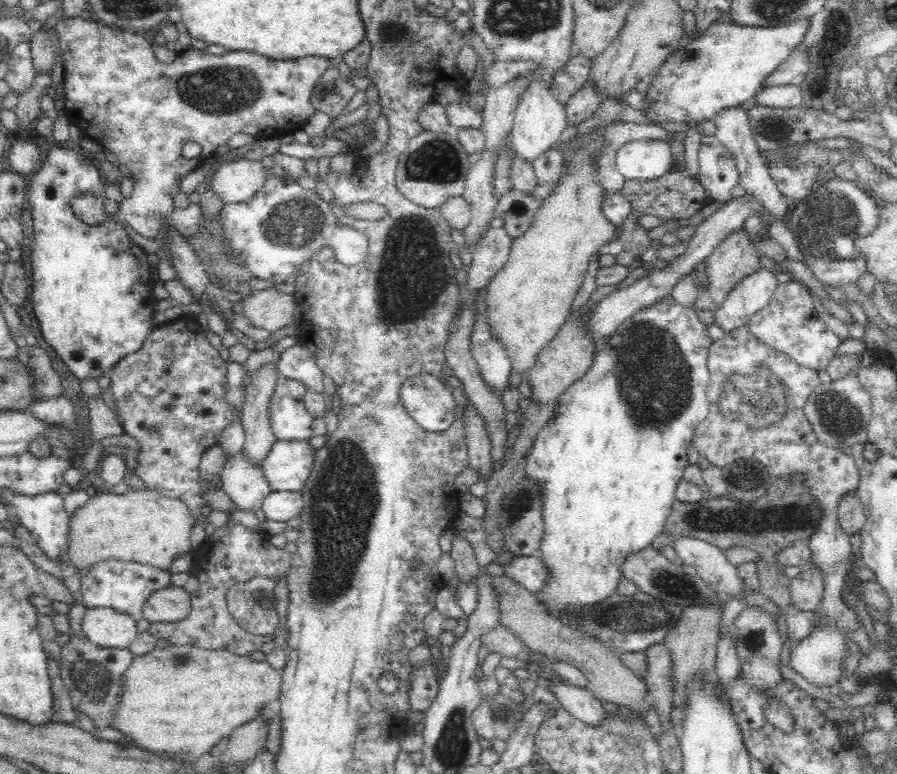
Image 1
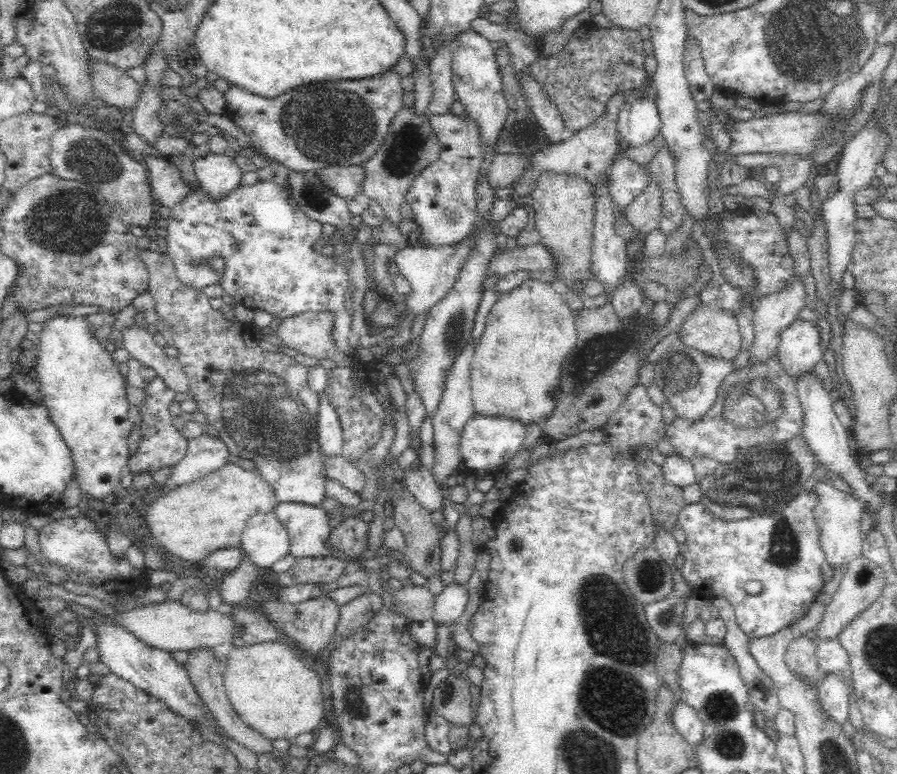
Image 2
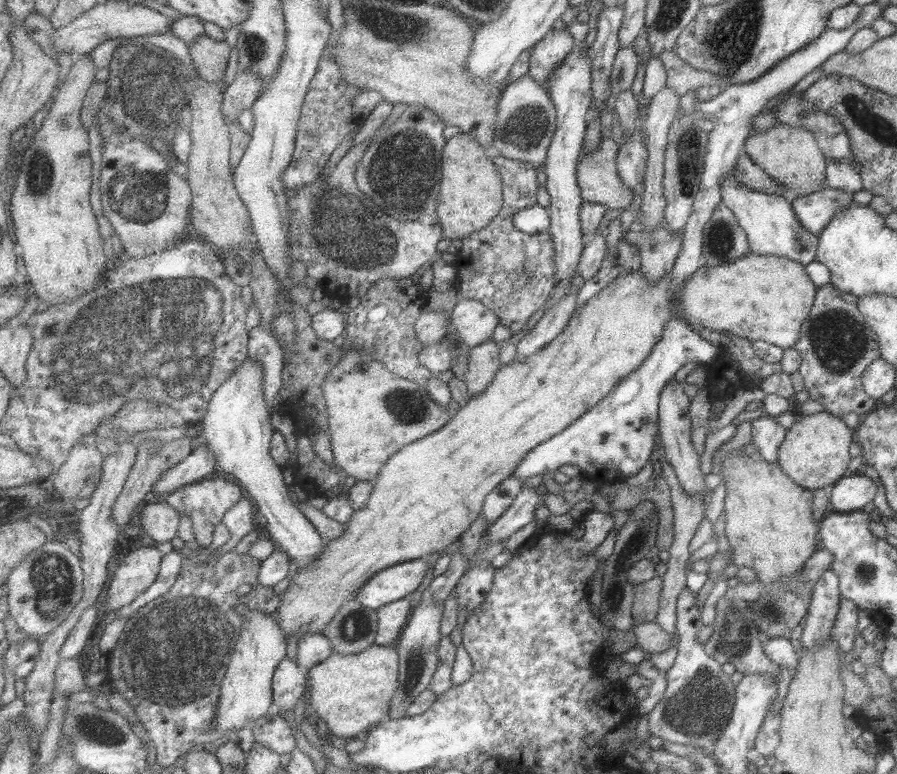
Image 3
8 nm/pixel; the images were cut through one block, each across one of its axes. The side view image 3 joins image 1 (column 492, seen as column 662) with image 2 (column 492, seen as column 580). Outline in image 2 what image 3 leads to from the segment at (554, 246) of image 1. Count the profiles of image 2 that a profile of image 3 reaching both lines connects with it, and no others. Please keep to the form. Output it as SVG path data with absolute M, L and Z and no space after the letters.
M529 277L520 288L498 298L487 316L484 334L471 360L469 385L475 414L486 418L507 418L519 422L524 428L552 416L557 405L556 392L560 392L560 370L576 339L574 314L550 283Z

